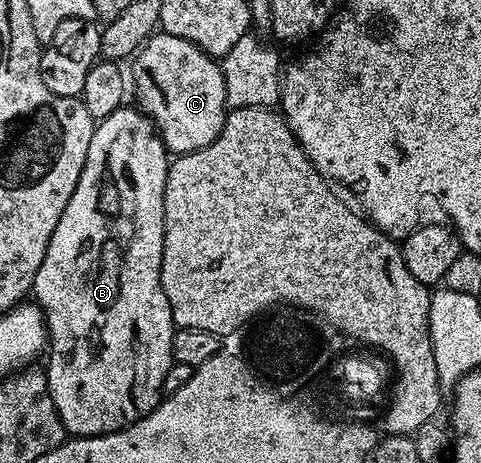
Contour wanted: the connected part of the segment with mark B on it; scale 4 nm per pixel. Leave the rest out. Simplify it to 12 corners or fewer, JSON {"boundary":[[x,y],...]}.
{"boundary":[[96,122],[31,297],[65,431],[156,410],[170,151]]}

